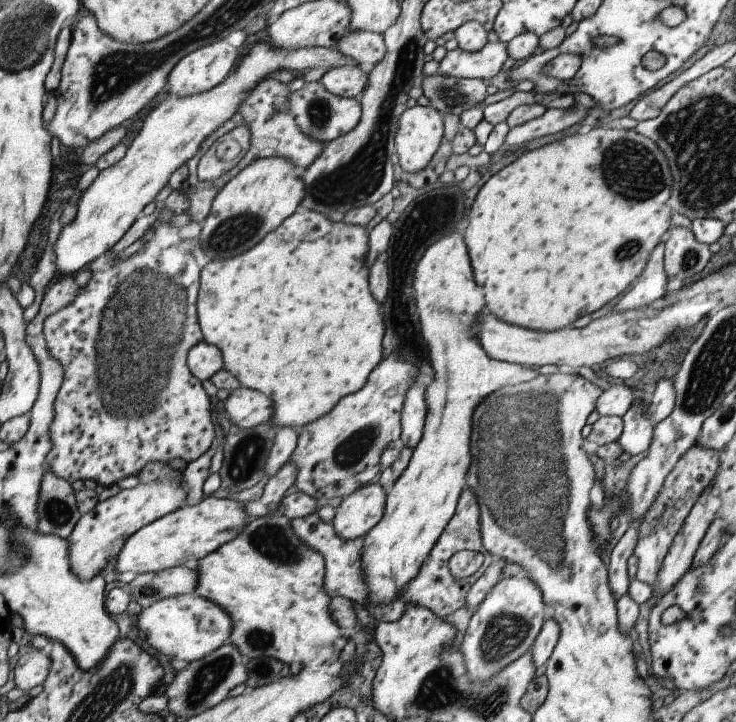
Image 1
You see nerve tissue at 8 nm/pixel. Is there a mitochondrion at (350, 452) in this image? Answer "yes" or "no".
yes

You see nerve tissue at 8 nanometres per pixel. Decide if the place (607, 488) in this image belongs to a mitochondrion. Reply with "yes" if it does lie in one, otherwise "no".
no

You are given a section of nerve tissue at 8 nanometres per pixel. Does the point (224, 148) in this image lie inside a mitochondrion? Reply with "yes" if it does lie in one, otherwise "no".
no

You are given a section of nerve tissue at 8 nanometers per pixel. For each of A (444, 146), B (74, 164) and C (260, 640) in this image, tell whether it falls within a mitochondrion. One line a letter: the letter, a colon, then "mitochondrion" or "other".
A: other
B: other
C: mitochondrion

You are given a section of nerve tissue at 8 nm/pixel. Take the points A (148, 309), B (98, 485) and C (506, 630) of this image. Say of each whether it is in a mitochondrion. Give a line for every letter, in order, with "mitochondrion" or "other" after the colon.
A: mitochondrion
B: other
C: mitochondrion

